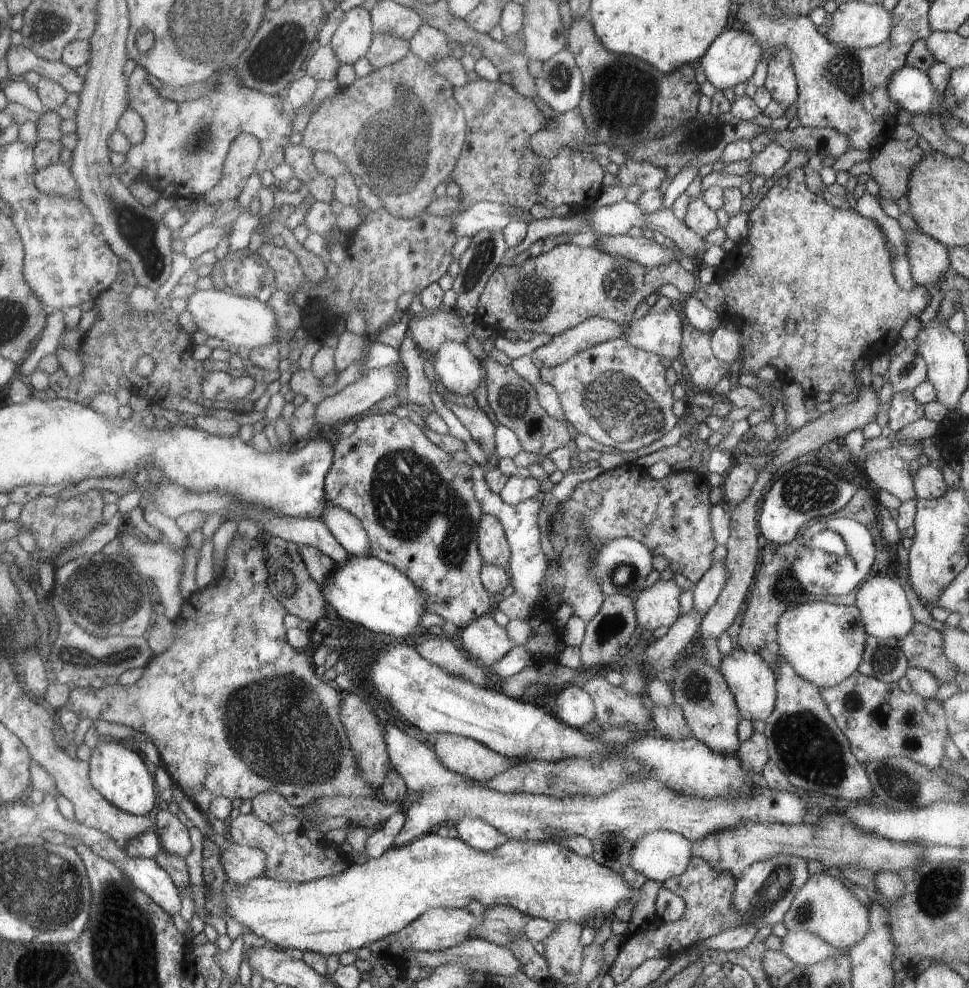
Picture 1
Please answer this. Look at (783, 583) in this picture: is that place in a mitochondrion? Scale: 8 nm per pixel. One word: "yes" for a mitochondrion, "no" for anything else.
yes

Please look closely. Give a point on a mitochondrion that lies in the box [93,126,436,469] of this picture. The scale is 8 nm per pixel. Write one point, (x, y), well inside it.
(138, 229)

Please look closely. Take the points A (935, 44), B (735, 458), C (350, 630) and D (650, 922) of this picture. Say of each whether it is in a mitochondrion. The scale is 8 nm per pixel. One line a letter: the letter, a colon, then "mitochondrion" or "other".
A: other
B: other
C: other
D: other

